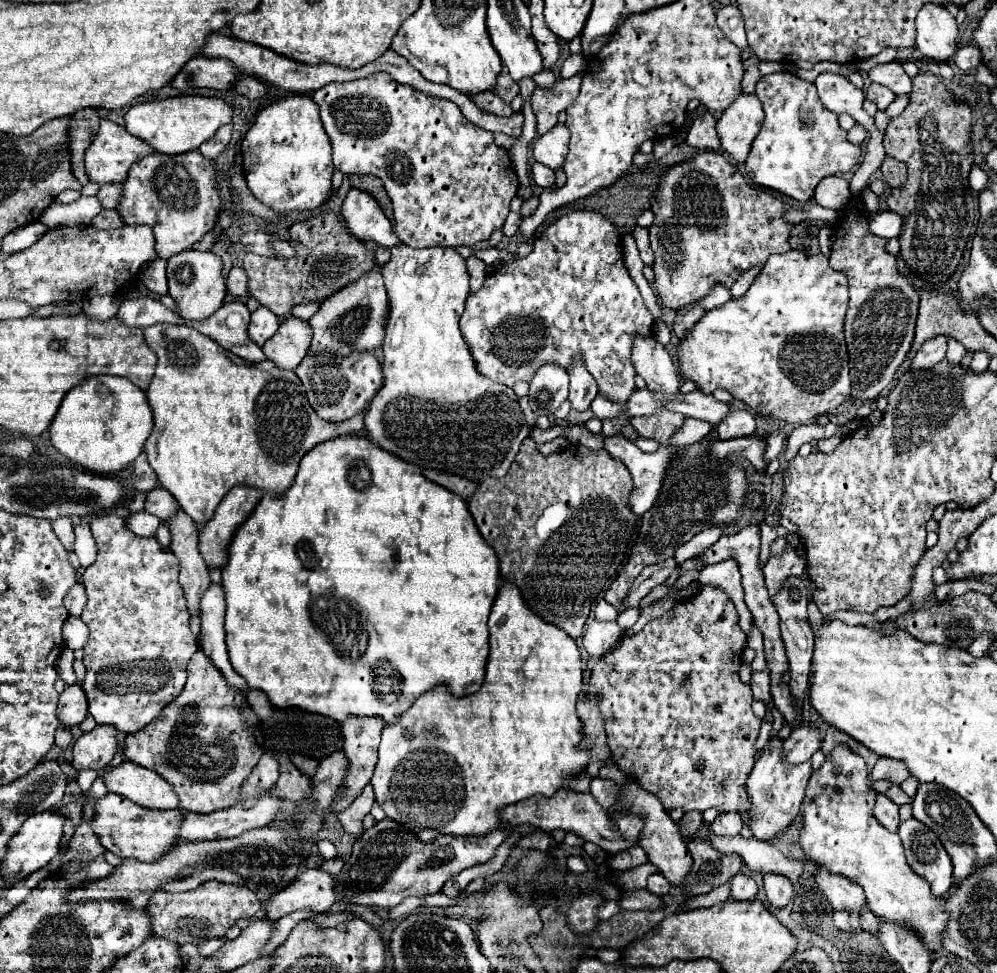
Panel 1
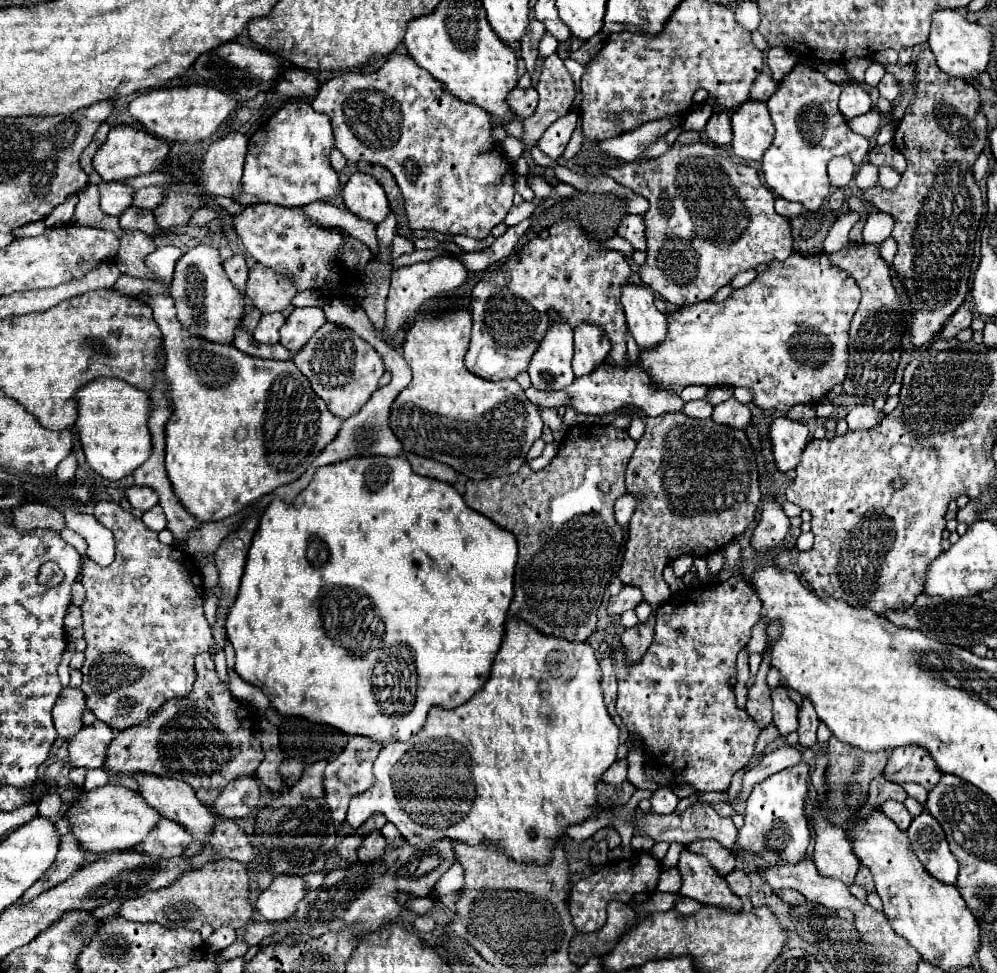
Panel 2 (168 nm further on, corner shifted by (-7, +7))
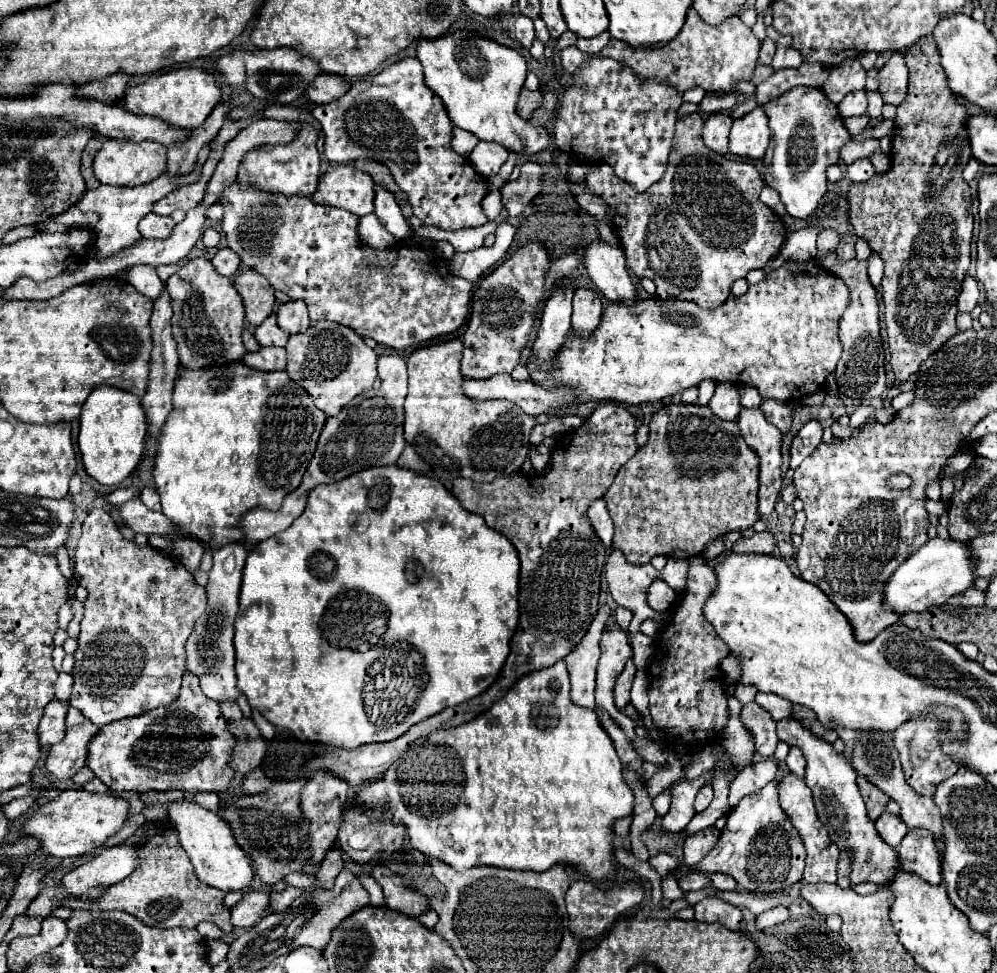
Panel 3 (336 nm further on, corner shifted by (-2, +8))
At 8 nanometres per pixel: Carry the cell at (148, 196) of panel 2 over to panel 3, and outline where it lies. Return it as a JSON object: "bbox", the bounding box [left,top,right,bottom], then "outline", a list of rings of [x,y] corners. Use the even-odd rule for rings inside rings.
{"bbox":[153,171,211,215],"outline":[[[203,171],[201,179],[199,179],[195,185],[189,185],[189,187],[181,187],[181,189],[171,191],[169,195],[165,195],[163,199],[159,199],[159,201],[153,205],[153,211],[155,211],[157,215],[171,215],[175,209],[183,209],[183,211],[193,209],[193,207],[199,205],[199,201],[203,199],[205,185],[207,185],[209,179],[211,179],[211,173]]]}

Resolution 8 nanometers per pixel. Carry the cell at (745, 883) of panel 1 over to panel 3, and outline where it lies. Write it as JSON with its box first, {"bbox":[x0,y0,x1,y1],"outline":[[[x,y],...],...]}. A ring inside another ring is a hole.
{"bbox":[711,873,737,891],"outline":[[[713,873],[711,883],[715,889],[721,889],[721,891],[735,891],[737,889],[735,879],[731,875],[725,875],[725,873]]]}

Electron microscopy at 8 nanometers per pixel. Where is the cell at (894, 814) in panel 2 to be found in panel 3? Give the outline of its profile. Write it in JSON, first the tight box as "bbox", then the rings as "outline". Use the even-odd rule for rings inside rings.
{"bbox":[875,813,907,847],"outline":[[[883,813],[875,821],[875,827],[877,827],[879,835],[883,837],[883,841],[891,847],[899,847],[901,839],[907,833],[907,825],[903,825],[903,819],[899,815],[891,815],[891,813]]]}

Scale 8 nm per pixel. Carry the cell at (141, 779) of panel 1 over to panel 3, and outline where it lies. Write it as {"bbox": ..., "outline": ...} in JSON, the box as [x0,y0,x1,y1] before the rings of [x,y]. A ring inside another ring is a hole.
{"bbox":[167,799,253,891],"outline":[[[181,799],[167,803],[167,821],[169,827],[177,831],[183,849],[187,851],[197,877],[221,891],[235,891],[235,889],[249,889],[253,885],[253,867],[247,861],[247,855],[235,843],[235,837],[227,823],[217,817],[217,813],[207,811],[193,799]]]}

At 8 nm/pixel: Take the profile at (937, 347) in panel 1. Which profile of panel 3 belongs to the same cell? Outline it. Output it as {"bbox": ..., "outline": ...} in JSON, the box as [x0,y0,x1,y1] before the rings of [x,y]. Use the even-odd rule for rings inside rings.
{"bbox":[957,275,979,313],"outline":[[[967,275],[965,281],[963,281],[963,291],[959,295],[959,303],[957,303],[959,313],[965,313],[965,311],[971,313],[975,309],[975,305],[977,305],[977,299],[979,299],[977,281],[971,275]]]}

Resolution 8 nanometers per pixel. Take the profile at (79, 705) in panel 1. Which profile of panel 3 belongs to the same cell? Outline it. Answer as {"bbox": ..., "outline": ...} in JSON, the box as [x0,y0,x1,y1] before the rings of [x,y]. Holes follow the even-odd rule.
{"bbox":[39,699,67,747],"outline":[[[53,699],[47,703],[45,707],[45,715],[43,715],[43,721],[39,723],[39,743],[45,745],[45,747],[51,747],[55,745],[57,741],[63,741],[65,737],[65,717],[67,717],[67,701],[59,701],[59,699]]]}

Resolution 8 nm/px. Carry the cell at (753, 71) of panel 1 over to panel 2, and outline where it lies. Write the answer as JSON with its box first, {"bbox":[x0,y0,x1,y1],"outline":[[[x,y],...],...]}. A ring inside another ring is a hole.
{"bbox":[750,74,778,102],"outline":[[[760,74],[760,76],[756,78],[752,90],[750,90],[750,100],[760,100],[760,102],[768,100],[768,98],[776,92],[776,86],[778,86],[778,82],[772,80],[772,76]]]}

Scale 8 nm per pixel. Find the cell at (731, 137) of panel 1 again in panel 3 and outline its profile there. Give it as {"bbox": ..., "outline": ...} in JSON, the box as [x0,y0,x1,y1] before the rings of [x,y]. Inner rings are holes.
{"bbox":[729,107,769,159],"outline":[[[763,107],[753,109],[751,113],[733,121],[729,133],[729,153],[749,159],[761,159],[769,145],[769,121]]]}

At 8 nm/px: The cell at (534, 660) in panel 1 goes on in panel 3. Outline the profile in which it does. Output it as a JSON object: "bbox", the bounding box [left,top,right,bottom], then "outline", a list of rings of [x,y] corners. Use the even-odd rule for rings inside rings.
{"bbox":[353,659,633,881],"outline":[[[559,659],[555,665],[539,669],[535,673],[527,673],[521,677],[489,711],[477,715],[475,719],[451,727],[451,729],[437,729],[425,737],[419,737],[413,741],[413,745],[407,747],[407,751],[401,755],[401,761],[391,765],[379,779],[367,781],[363,789],[353,799],[355,809],[359,807],[365,813],[371,813],[371,817],[383,819],[385,815],[391,815],[393,825],[403,825],[409,837],[409,843],[413,849],[437,857],[441,861],[447,861],[451,867],[463,871],[475,865],[493,865],[493,867],[505,867],[505,869],[523,869],[523,871],[547,871],[547,867],[555,863],[573,863],[579,867],[579,871],[587,873],[587,877],[601,881],[609,879],[615,873],[615,859],[613,859],[613,821],[625,815],[631,815],[633,811],[633,791],[625,785],[621,775],[621,761],[615,753],[615,745],[605,731],[605,727],[599,721],[599,715],[595,709],[581,707],[573,703],[571,699],[571,683],[567,665],[563,659]]]}

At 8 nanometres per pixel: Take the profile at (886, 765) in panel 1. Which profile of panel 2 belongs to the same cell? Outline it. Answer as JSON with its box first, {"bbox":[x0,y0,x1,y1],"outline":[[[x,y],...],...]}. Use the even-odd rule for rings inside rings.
{"bbox":[884,746,942,790],"outline":[[[904,746],[892,750],[884,778],[890,782],[916,782],[926,790],[932,790],[942,774],[936,770],[936,762],[932,762],[928,750],[920,750],[920,746]]]}

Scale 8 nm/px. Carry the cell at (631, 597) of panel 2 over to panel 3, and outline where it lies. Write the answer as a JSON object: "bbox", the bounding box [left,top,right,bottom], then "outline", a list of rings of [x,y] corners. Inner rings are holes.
{"bbox":[565,605,611,707],"outline":[[[603,605],[593,619],[587,635],[581,639],[581,643],[565,657],[569,675],[571,675],[571,697],[575,703],[583,707],[595,707],[595,669],[599,661],[599,639],[603,629],[607,627],[611,609],[609,605]]]}

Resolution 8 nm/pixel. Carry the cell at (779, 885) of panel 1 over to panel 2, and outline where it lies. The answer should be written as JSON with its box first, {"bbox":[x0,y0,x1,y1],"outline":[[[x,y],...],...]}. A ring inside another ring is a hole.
{"bbox":[780,888,806,906],"outline":[[[786,888],[786,890],[780,890],[780,898],[782,898],[784,902],[792,904],[792,906],[806,904],[806,898],[804,898],[800,892],[796,892],[796,890],[790,890],[790,888]]]}

